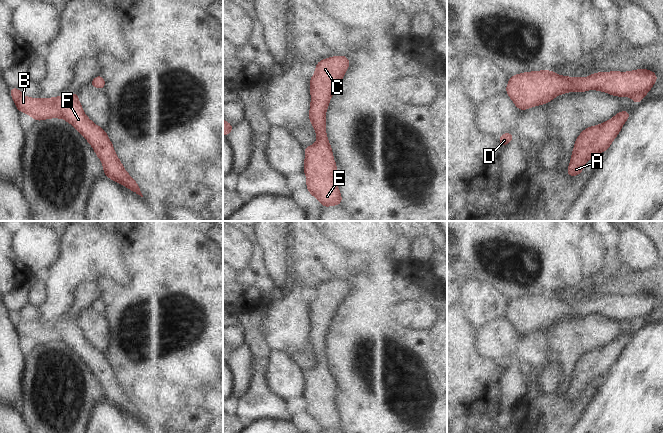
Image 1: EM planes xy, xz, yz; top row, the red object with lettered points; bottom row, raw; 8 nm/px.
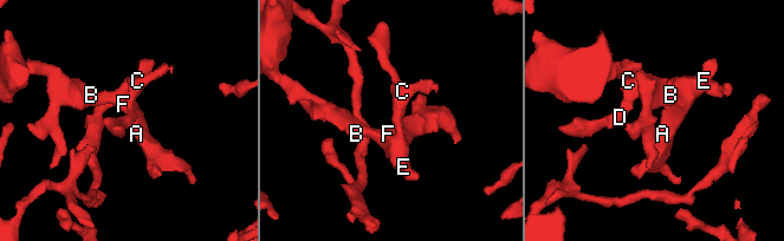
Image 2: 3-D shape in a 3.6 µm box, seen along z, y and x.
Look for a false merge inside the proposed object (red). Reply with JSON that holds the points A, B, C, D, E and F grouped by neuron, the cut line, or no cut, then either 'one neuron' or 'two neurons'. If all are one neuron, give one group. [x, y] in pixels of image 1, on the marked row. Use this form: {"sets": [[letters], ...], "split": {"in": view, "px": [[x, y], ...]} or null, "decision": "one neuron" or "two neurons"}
{"sets": [["A", "B", "C", "D", "E", "F"]], "split": null, "decision": "one neuron"}

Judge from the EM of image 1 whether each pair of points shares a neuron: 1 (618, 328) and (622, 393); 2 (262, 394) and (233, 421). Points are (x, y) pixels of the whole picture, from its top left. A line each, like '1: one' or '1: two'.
1: two
2: two

